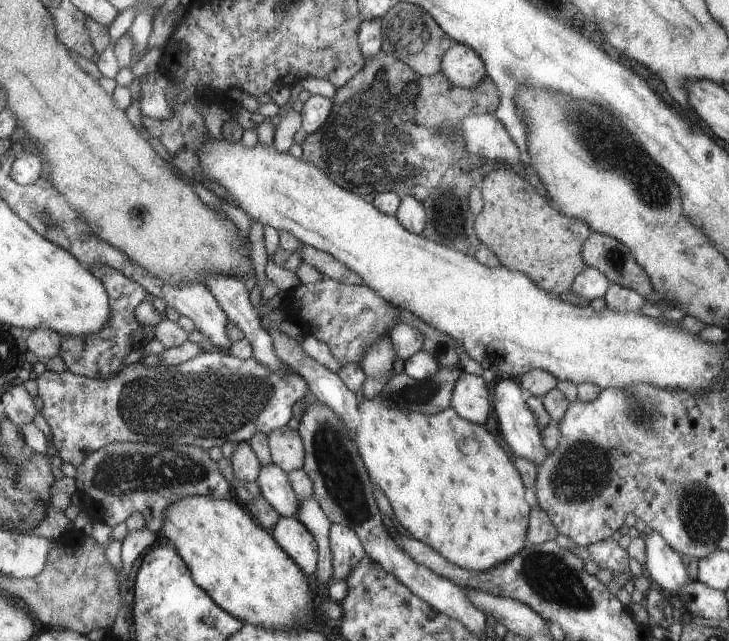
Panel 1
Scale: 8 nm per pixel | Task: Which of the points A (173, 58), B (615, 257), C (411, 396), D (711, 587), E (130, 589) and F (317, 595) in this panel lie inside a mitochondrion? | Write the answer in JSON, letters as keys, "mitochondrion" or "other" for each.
{"A":"other","B":"mitochondrion","C":"mitochondrion","D":"other","E":"other","F":"other"}

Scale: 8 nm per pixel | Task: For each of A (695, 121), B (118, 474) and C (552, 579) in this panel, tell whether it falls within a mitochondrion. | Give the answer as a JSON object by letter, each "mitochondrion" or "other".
{"A":"other","B":"mitochondrion","C":"mitochondrion"}

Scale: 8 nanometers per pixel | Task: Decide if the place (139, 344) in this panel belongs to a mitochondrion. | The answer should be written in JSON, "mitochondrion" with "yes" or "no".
{"mitochondrion":"no"}

